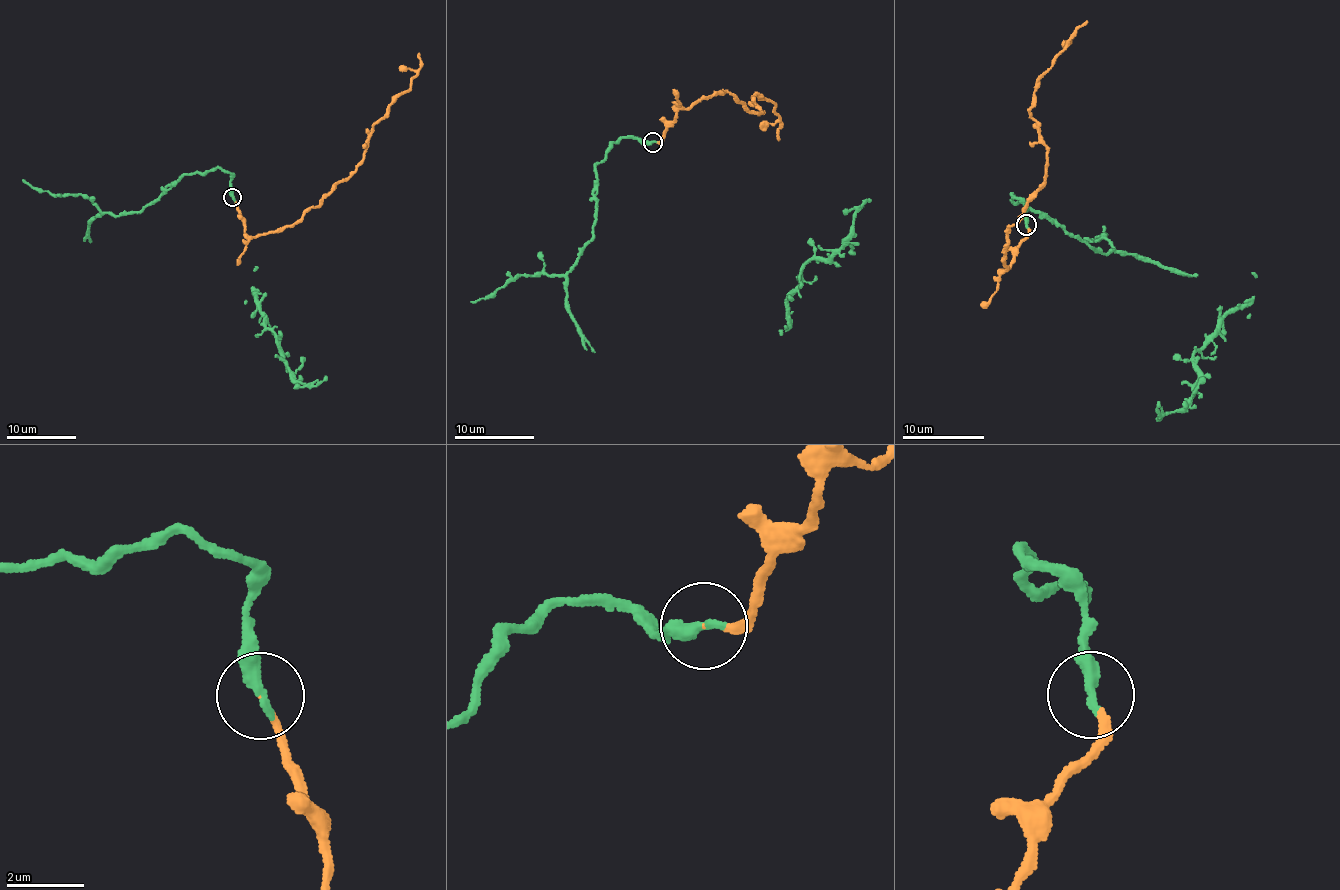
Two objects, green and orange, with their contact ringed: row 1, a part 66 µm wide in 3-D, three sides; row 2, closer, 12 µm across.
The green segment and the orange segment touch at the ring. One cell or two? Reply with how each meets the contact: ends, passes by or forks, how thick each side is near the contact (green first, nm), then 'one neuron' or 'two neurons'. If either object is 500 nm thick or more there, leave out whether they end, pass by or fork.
green ends; orange ends; calibres 360 and 110 nm; one neuron

